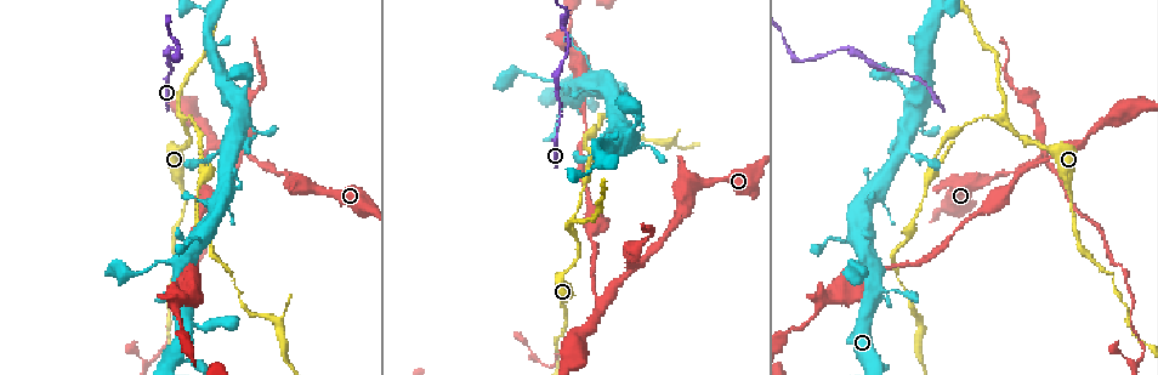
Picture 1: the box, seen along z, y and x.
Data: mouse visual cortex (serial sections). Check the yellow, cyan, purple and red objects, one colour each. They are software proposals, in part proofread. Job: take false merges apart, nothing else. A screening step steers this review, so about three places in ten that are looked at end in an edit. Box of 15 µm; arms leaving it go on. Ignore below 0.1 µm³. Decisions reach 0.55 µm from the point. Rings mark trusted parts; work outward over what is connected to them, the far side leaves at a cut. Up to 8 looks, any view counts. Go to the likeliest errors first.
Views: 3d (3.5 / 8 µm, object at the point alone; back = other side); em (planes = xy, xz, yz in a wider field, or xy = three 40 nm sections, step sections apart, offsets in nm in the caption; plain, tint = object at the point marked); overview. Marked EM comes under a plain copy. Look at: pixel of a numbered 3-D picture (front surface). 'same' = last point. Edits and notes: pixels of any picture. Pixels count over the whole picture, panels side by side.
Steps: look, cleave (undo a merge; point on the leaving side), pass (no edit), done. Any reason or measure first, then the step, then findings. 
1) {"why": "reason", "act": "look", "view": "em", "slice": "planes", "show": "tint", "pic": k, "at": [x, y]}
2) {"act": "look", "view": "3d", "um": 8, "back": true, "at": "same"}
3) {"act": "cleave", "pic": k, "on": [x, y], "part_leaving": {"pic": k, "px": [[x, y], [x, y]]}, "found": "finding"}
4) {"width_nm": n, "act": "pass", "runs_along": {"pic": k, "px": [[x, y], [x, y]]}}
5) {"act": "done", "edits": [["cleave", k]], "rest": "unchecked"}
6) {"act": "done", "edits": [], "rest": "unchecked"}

{"why": "a fork", "act": "look", "view": "em", "slice": "planes", "show": "tint", "pic": 1, "at": [184, 121]}

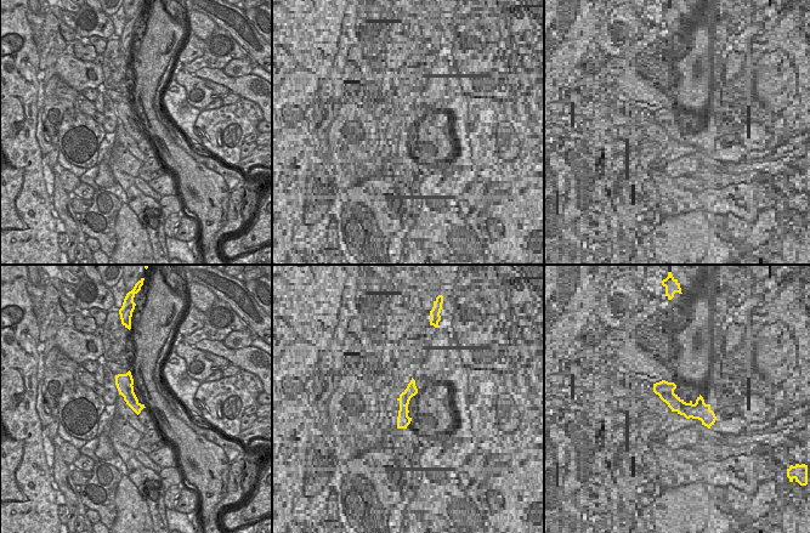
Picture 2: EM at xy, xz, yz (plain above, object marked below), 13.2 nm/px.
{"why": "see where the arms go", "act": "look", "view": "3d", "um": 3.5, "at": "same"}

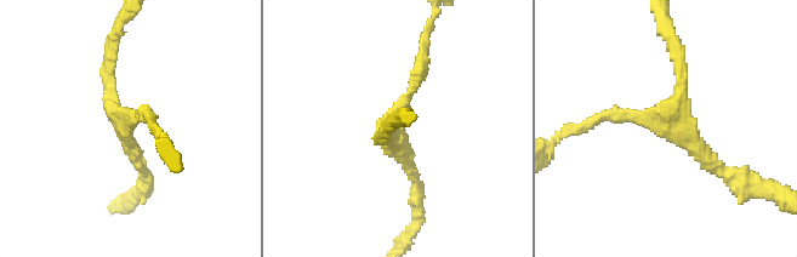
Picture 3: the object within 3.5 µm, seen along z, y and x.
{"arms": 3, "arm_widths_nm": [150, 150, 200], "act": "pass", "runs_along": {"pic": 3, "px": [[736, 177], [689, 129], [618, 114]]}, "found": "all the same cell"}

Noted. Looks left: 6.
{"why": "sharp bend", "act": "look", "view": "3d", "um": 3.5, "pic": 1, "at": [1045, 150]}

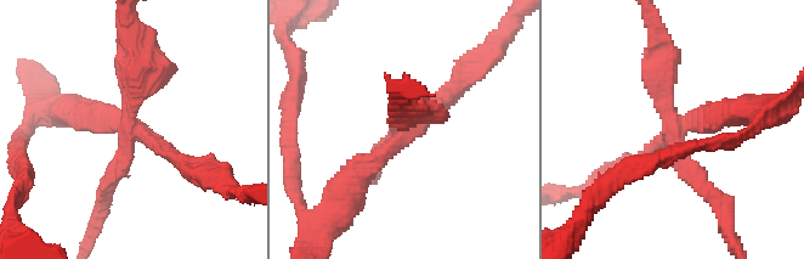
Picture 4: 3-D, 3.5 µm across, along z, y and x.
{"arms": 4, "arm_widths_nm": [200, 200, 300, 400], "why": "shape alone is not enough", "act": "look", "view": "em", "slice": "xy", "step": 5, "show": "tint", "pic": 4, "at": [133, 127]}

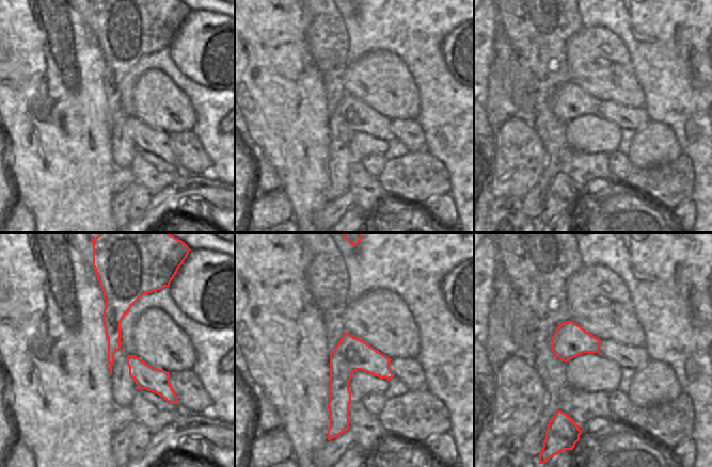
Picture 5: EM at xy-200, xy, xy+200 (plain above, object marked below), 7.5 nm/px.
{"act": "cleave", "pic": 4, "on": [666, 77], "part_leaving": {"pic": 4, "px": [[671, 118], [651, 22]]}, "found": "two cells meet here"}

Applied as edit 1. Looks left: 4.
{"why": "sudden change in width", "act": "look", "view": "3d", "um": 3.5, "pic": 1, "at": [548, 79]}

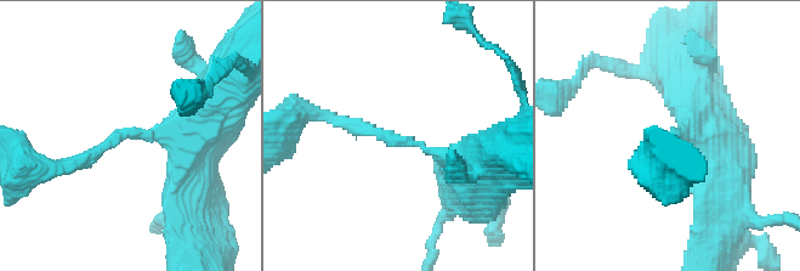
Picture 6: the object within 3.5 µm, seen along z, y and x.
{"why": "need the tissue", "act": "look", "view": "em", "slice": "xy", "step": 2, "show": "tint", "pic": 6, "at": [675, 130]}

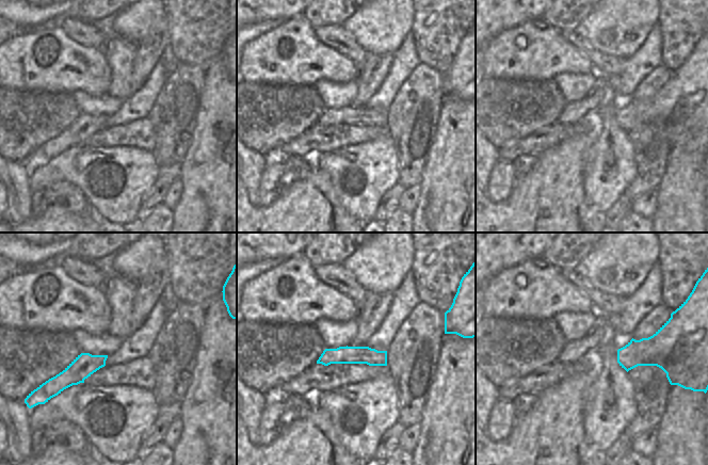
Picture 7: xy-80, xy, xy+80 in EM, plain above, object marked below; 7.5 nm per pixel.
{"act": "look", "view": "em", "slice": "planes", "show": "tint", "at": "same"}

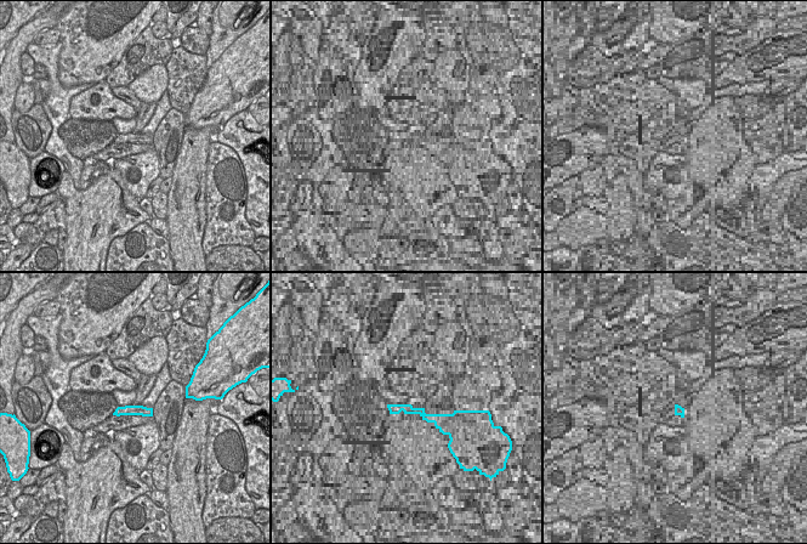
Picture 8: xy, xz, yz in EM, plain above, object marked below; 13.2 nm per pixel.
{"act": "pass", "runs_along": {"pic": 8, "px": [[149, 411], [120, 411], [118, 413]]}, "found": "all the same cell"}

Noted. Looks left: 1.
{"act": "done", "edits": [["cleave", 4]], "rest": "unchecked"}

